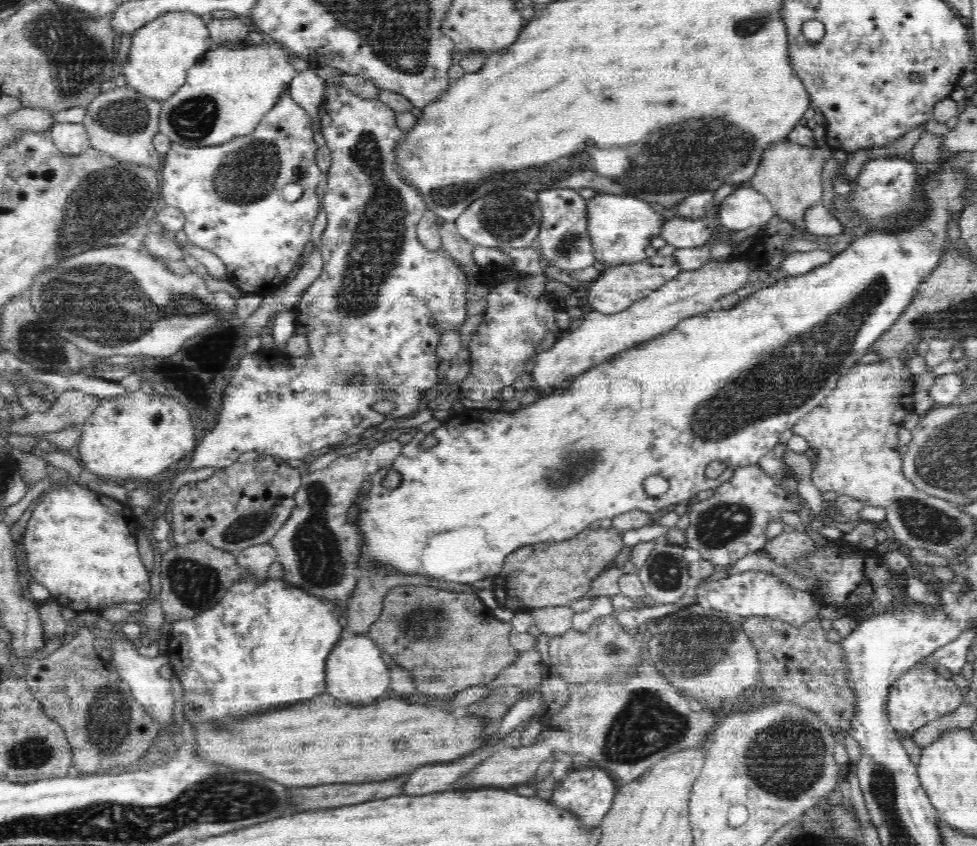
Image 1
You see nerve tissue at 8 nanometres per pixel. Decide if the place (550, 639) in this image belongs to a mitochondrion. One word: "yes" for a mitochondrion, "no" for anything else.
no

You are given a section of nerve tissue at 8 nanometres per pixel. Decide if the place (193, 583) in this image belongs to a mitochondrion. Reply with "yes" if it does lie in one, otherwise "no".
yes

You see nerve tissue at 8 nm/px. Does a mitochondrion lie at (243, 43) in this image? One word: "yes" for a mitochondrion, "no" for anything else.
no

